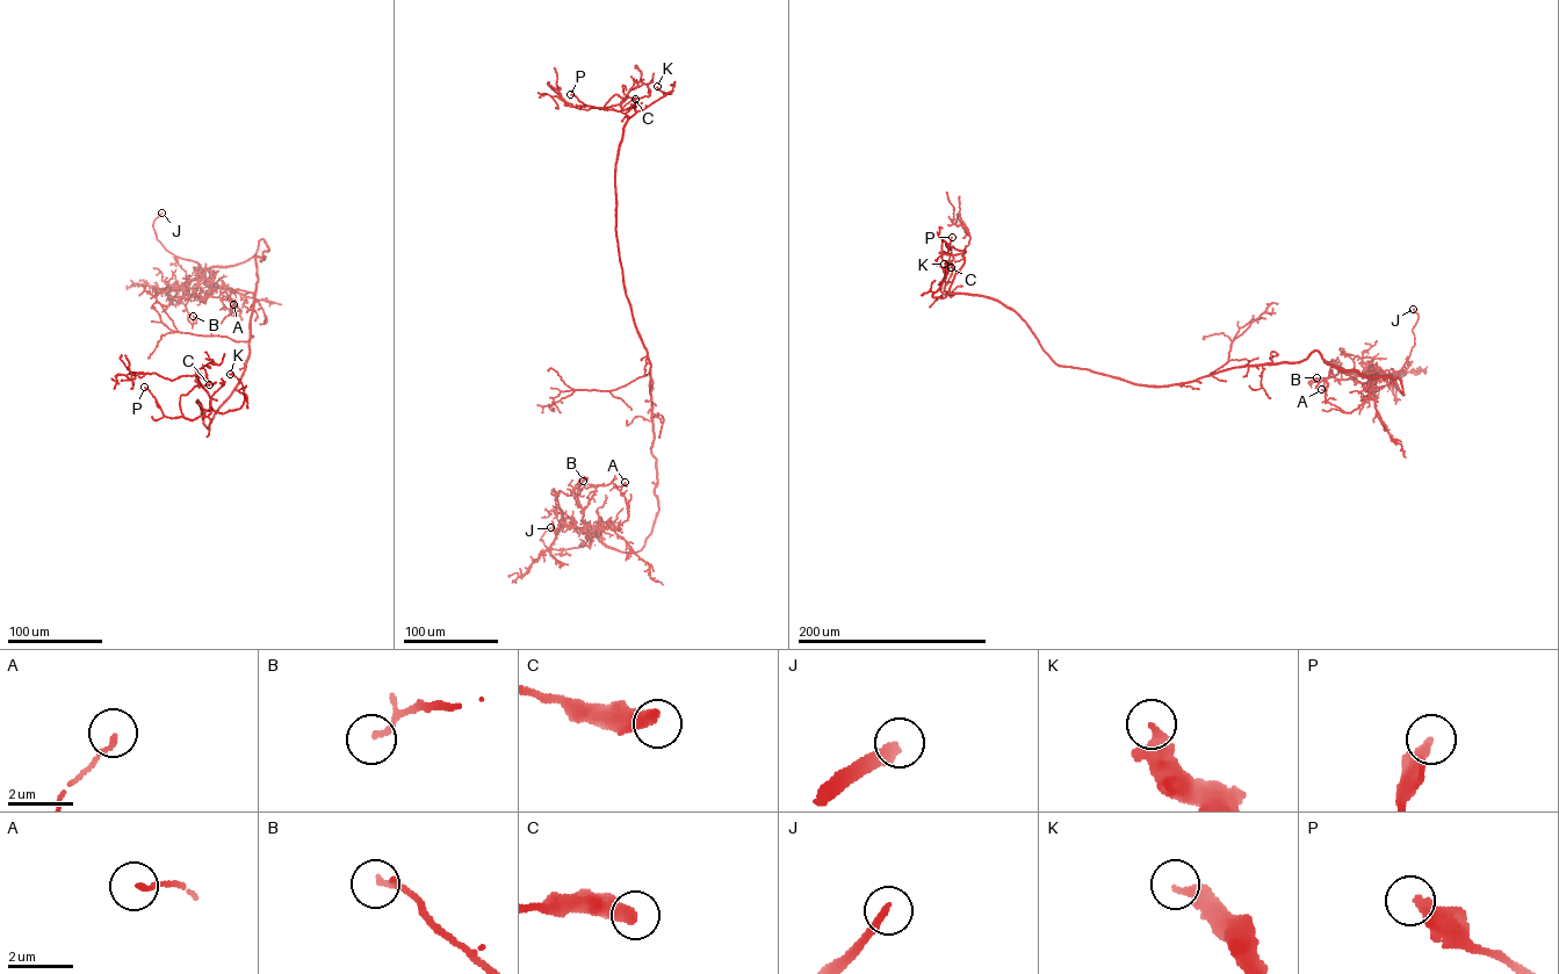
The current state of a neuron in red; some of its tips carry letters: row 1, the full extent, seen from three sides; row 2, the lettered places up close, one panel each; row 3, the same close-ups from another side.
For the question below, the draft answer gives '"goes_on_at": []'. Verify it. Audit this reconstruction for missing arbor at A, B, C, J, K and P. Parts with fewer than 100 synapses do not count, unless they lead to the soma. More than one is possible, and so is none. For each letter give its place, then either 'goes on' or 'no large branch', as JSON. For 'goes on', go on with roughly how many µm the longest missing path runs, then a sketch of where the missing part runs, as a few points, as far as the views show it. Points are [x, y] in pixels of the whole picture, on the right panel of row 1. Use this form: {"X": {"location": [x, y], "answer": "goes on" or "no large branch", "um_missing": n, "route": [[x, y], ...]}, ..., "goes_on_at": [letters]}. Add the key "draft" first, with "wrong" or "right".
{"draft": "wrong", "A": {"location": [1321, 389], "answer": "no large branch"}, "B": {"location": [1316, 377], "answer": "no large branch"}, "C": {"location": [951, 267], "answer": "no large branch"}, "J": {"location": [1413, 309], "answer": "goes on", "um_missing": 60}, "K": {"location": [944, 264], "answer": "no large branch"}, "P": {"location": [952, 237], "answer": "no large branch"}, "goes_on_at": ["J"]}

